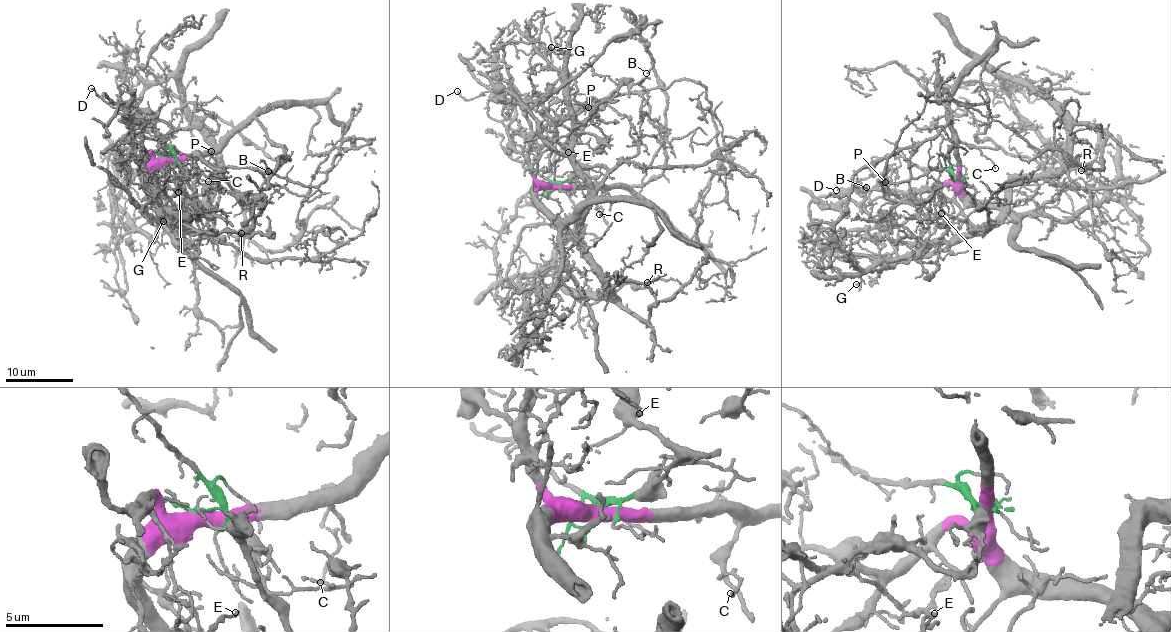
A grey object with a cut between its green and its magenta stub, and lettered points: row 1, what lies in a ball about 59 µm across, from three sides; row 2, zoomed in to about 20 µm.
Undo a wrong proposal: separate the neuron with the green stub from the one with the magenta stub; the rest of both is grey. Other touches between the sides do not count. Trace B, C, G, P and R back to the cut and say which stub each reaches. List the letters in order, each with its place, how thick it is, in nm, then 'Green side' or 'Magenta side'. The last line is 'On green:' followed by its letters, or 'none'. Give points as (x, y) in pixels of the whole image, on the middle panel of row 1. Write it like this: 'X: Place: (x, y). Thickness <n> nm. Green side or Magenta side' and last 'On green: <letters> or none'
B: Place: (646, 73). Thickness 160 nm. Magenta side
C: Place: (599, 214). Thickness 110 nm. Magenta side
G: Place: (551, 47). Thickness 100 nm. Green side
P: Place: (588, 107). Thickness 100 nm. Magenta side
R: Place: (647, 282). Thickness 130 nm. Green side
On green: G, R

